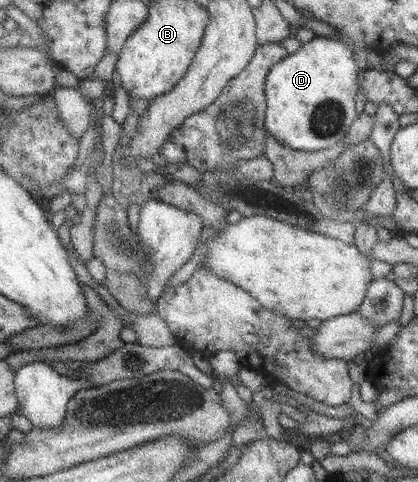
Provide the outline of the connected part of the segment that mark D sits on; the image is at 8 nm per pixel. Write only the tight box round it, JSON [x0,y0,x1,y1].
[264,35,360,150]

